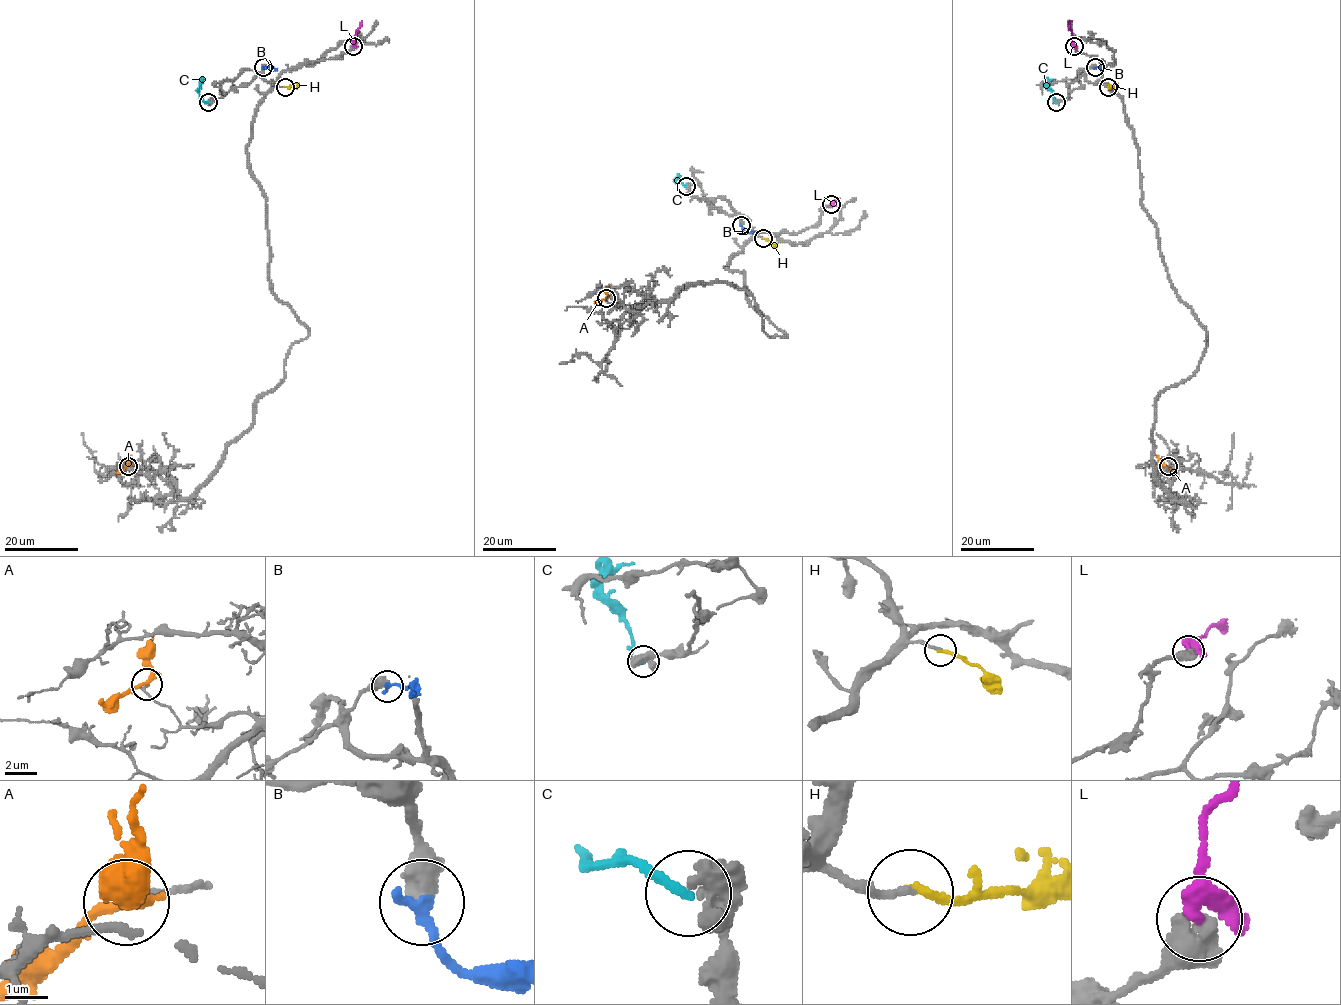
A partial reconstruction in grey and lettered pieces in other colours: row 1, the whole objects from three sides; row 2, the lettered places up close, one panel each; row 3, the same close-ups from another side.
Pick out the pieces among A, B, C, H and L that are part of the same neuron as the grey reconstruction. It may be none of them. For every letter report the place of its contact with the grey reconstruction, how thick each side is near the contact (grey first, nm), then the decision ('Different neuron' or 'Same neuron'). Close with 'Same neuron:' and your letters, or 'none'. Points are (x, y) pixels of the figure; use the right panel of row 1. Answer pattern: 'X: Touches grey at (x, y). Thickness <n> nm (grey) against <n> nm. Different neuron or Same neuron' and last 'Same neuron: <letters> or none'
A: Touches grey at (1168, 466). Thickness 150 nm (grey) against 200 nm. Different neuron
B: Touches grey at (1095, 67). Thickness 600 nm (grey) against 280 nm. Different neuron
C: Touches grey at (1056, 102). Thickness 550 nm (grey) against 200 nm. Different neuron
H: Touches grey at (1108, 87). Thickness 160 nm (grey) against 180 nm. Same neuron
L: Touches grey at (1074, 46). Thickness 500 nm (grey) against 260 nm. Different neuron
Same neuron: H

